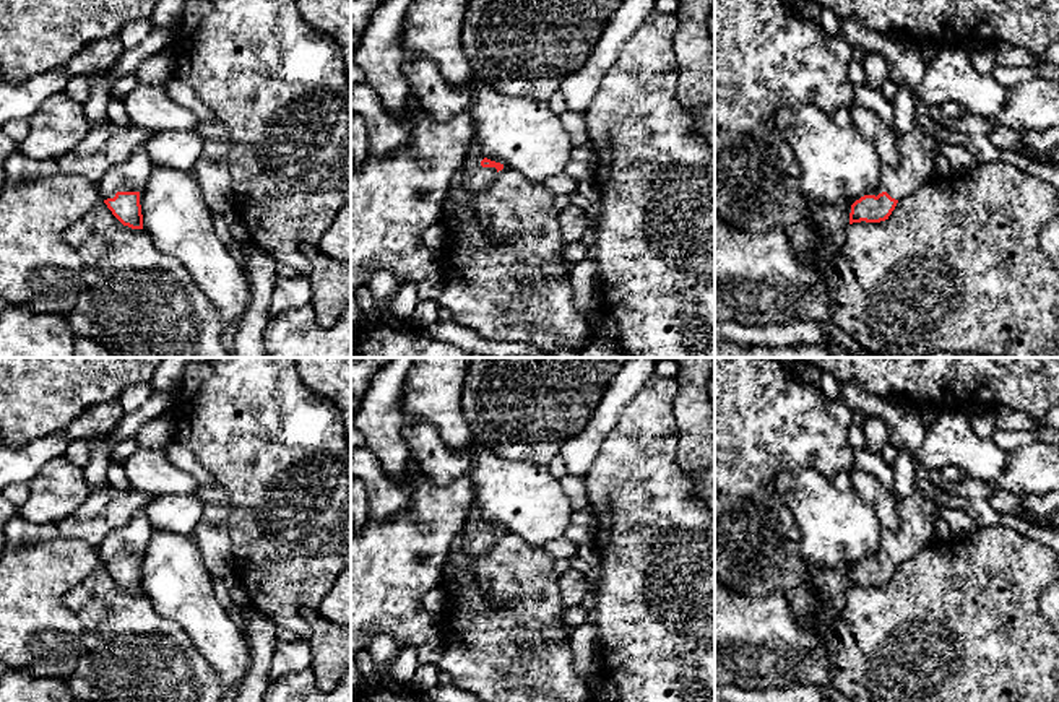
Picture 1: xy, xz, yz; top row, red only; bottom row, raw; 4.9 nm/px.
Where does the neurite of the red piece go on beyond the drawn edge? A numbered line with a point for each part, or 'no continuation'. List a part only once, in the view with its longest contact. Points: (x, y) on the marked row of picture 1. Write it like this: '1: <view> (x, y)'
1: xy (129, 176)

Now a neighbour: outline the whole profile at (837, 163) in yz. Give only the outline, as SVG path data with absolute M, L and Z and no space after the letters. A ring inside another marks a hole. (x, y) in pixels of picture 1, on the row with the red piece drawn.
M812 104L780 110L772 125L796 156L807 200L854 203L875 193L882 162L874 145L853 125L836 125Z

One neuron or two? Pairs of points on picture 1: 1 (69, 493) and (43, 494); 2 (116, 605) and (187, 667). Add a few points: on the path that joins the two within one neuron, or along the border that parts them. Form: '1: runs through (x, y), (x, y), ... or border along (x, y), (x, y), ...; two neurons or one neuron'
1: runs through (62, 493), (49, 494); one neuron
2: runs through (133, 623), (169, 658); one neuron

